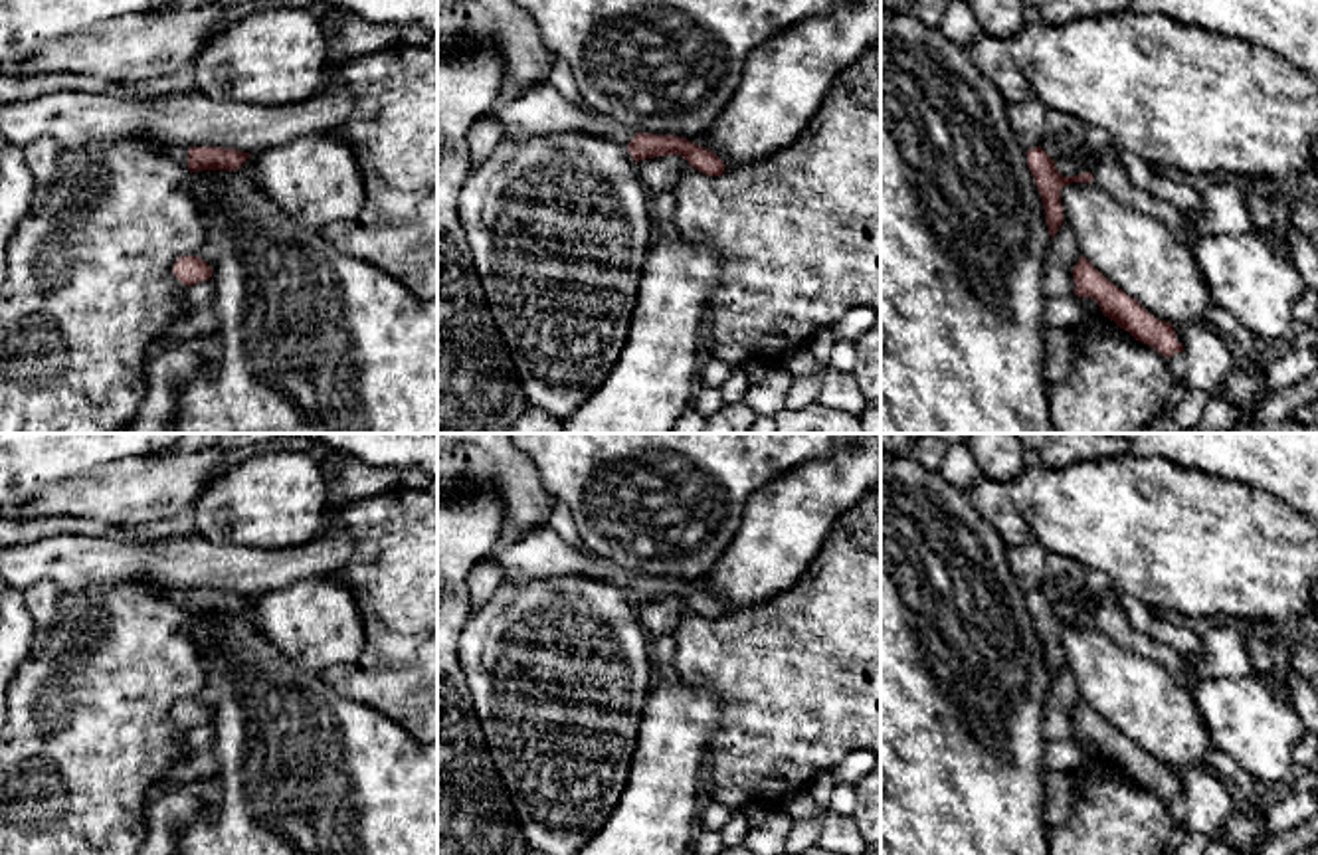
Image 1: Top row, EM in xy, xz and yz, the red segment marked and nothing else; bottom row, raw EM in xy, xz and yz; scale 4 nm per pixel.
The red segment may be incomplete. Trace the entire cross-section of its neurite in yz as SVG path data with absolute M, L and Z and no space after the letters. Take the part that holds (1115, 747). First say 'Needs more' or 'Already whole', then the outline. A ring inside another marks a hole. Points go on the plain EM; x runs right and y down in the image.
Already whole. M1081 699L1071 716L1075 738L1094 742L1104 760L1128 774L1136 784L1154 790L1166 802L1183 794L1183 788L1176 784L1172 766L1150 758L1134 740L1094 712L1086 701Z

